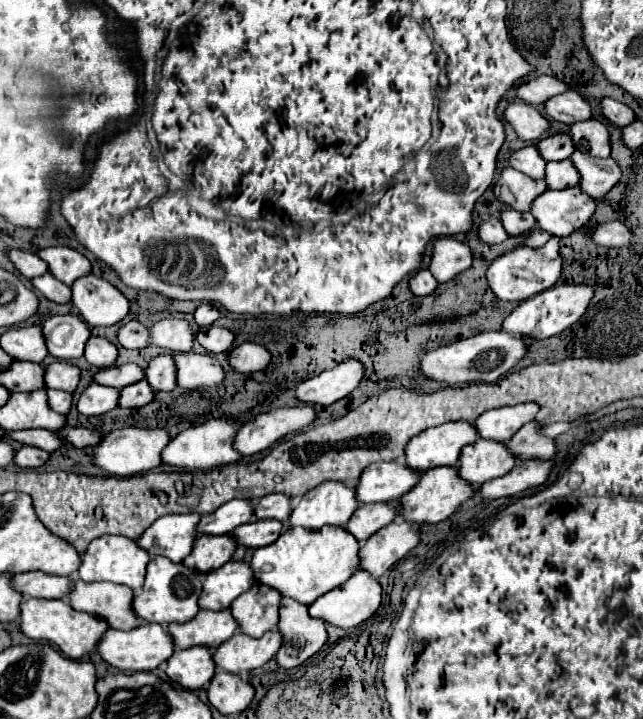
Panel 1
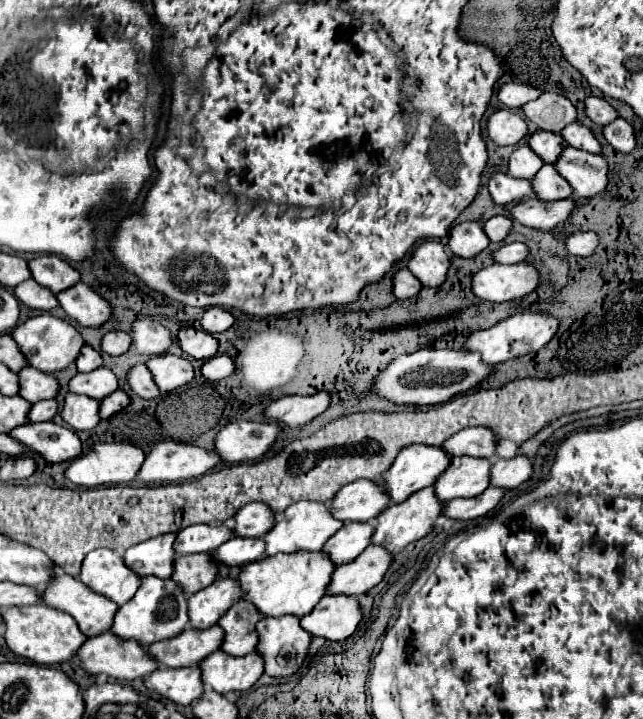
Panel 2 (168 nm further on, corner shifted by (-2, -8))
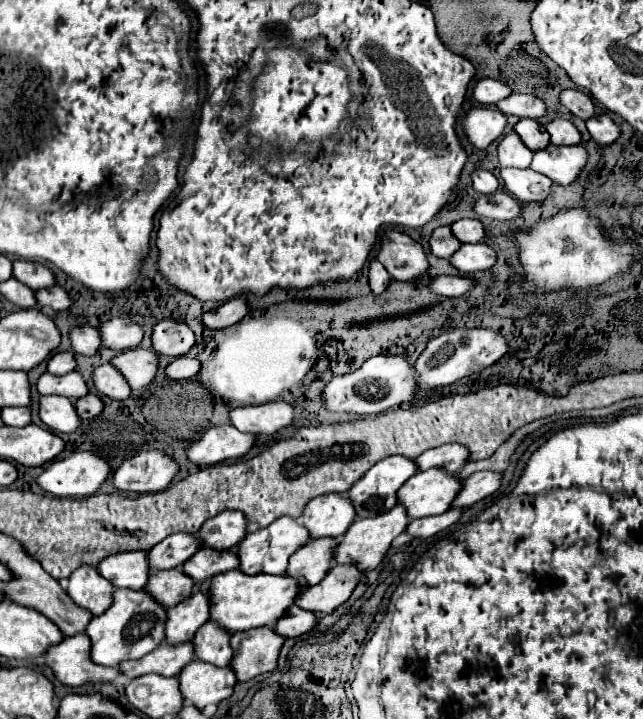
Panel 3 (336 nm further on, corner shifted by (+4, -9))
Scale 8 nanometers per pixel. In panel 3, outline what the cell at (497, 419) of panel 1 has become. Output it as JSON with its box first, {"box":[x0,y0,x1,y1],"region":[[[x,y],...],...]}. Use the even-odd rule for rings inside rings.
{"box":[416,443,470,473],"region":[[[448,443],[448,445],[440,445],[436,449],[428,449],[424,451],[416,463],[420,471],[426,471],[430,467],[442,467],[448,473],[456,473],[460,467],[464,467],[464,463],[468,461],[470,453],[464,445],[456,445],[456,443]]]}

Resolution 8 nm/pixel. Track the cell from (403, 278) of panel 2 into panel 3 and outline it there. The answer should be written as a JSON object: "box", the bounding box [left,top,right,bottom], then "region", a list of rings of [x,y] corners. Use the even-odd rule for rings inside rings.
{"box":[370,261,392,295],"region":[[[372,261],[370,263],[370,287],[374,295],[380,295],[388,289],[392,277],[390,273],[384,269],[384,265],[380,265],[380,261]]]}

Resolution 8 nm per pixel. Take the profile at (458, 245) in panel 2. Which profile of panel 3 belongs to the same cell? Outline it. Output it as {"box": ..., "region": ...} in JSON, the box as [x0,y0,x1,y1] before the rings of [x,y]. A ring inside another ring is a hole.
{"box":[430,227,462,259],"region":[[[438,227],[438,229],[434,229],[434,233],[430,237],[430,249],[436,257],[450,259],[452,253],[456,253],[456,249],[460,249],[460,245],[462,243],[456,241],[450,227]]]}

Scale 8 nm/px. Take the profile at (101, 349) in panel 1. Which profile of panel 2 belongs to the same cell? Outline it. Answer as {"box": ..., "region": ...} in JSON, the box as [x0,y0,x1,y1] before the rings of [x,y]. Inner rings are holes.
{"box":[76,346,102,372],"region":[[[84,346],[76,358],[76,368],[78,372],[92,372],[92,368],[102,366],[102,356],[90,346]]]}

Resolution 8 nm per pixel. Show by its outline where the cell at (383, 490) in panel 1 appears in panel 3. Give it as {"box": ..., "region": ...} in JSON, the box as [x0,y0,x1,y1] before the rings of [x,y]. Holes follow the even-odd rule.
{"box":[302,493,356,537],"region":[[[328,493],[312,499],[304,513],[302,523],[310,531],[310,537],[340,537],[348,531],[348,525],[356,519],[352,501],[346,493]]]}

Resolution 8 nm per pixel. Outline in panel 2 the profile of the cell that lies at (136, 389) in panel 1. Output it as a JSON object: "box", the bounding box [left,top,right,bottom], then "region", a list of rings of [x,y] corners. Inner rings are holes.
{"box":[100,390,130,418],"region":[[[116,390],[116,392],[108,394],[106,398],[100,400],[100,418],[110,418],[112,414],[120,412],[124,408],[124,404],[130,404],[130,398],[126,392]]]}

